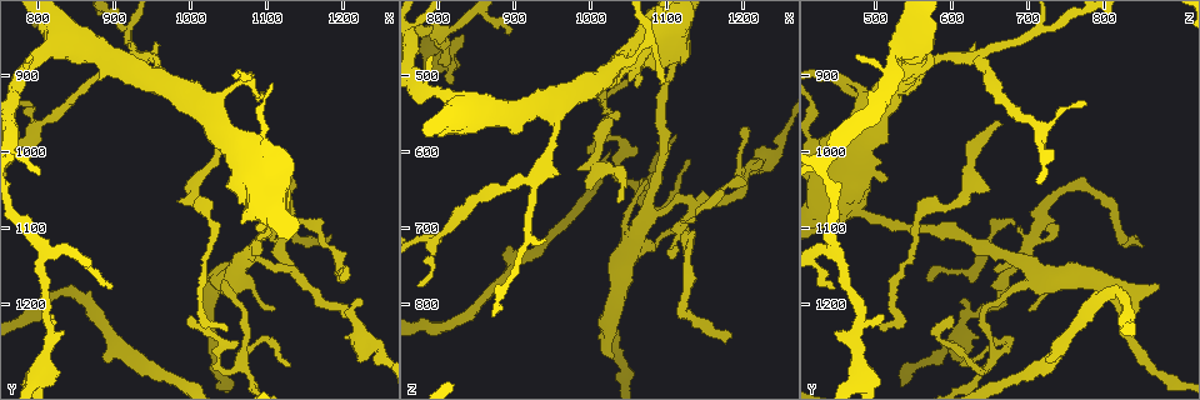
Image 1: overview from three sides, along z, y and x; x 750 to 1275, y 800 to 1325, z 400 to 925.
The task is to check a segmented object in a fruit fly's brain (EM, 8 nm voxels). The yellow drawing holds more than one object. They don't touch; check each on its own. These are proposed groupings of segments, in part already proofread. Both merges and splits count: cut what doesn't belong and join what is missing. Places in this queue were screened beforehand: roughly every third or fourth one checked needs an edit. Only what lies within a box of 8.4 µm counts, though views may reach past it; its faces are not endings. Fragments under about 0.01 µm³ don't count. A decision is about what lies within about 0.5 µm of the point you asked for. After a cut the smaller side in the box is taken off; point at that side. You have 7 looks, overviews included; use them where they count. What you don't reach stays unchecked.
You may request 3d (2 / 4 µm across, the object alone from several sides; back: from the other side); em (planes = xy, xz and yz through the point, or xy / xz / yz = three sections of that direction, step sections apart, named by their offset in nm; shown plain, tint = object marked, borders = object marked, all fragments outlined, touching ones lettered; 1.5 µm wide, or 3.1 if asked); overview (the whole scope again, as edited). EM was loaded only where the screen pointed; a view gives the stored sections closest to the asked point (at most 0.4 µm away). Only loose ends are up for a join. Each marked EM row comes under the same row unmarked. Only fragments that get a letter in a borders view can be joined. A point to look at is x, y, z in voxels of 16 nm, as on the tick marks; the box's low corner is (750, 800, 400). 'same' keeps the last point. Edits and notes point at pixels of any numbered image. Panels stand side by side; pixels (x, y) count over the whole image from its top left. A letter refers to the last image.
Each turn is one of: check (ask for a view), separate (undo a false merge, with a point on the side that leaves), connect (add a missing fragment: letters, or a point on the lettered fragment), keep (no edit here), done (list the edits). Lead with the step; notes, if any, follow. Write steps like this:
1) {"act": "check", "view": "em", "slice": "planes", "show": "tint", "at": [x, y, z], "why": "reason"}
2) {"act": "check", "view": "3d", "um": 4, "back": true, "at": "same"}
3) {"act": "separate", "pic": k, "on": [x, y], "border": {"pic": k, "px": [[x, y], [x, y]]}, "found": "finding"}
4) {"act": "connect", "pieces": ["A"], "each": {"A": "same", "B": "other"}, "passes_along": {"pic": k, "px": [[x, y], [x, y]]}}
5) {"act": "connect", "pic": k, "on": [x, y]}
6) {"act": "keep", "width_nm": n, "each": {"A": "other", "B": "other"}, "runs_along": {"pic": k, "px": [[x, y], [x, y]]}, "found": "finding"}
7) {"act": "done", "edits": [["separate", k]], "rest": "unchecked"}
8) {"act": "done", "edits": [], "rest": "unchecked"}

{"act": "check", "view": "3d", "um": 4, "at": [1035, 965, 665], "why": "branch stops here"}

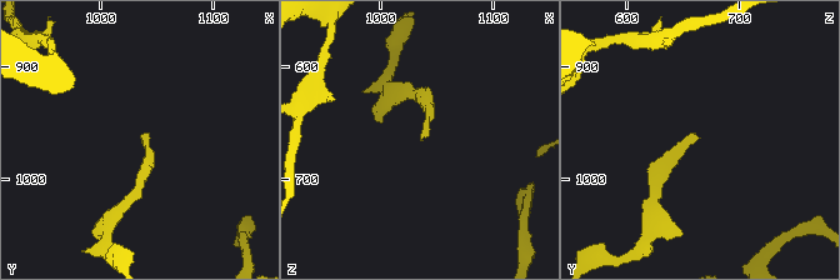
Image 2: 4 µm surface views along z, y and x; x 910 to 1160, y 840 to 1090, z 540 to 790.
{"act": "check", "view": "em", "slice": "planes", "show": "borders", "at": [1034, 962, 668], "why": "need the tissue"}

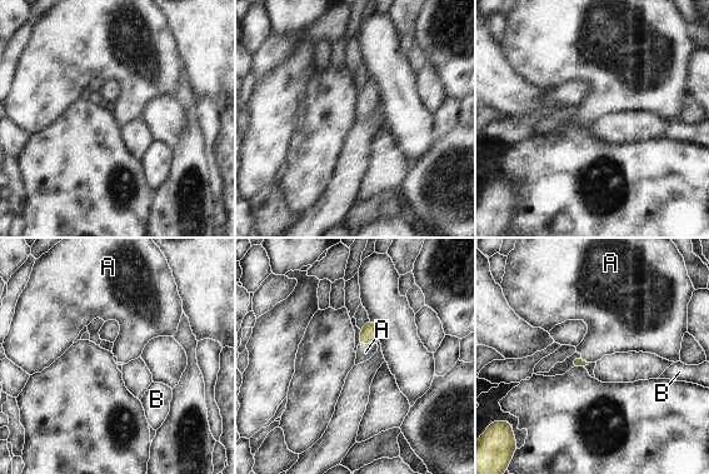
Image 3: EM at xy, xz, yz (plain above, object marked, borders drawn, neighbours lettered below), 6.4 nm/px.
{"act": "connect", "pieces": ["A"], "each": {"A": "same", "B": "other"}, "passes_along": {"pic": 3, "px": [[369, 334], [368, 343], [365, 352]]}, "found": "the neuron continues"}

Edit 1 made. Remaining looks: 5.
{"act": "check", "view": "em", "slice": "planes", "show": "tint", "at": [955, 855, 630], "why": "free end"}

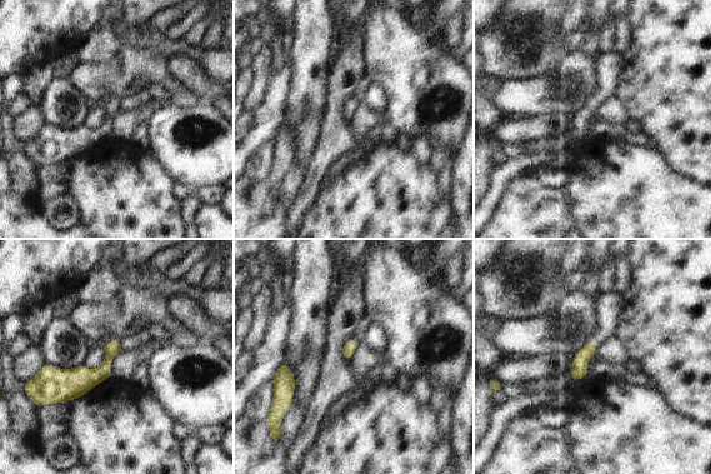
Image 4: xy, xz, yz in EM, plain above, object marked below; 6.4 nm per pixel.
{"act": "check", "view": "em", "slice": "planes", "show": "borders", "at": "same", "why": "what lies round it"}

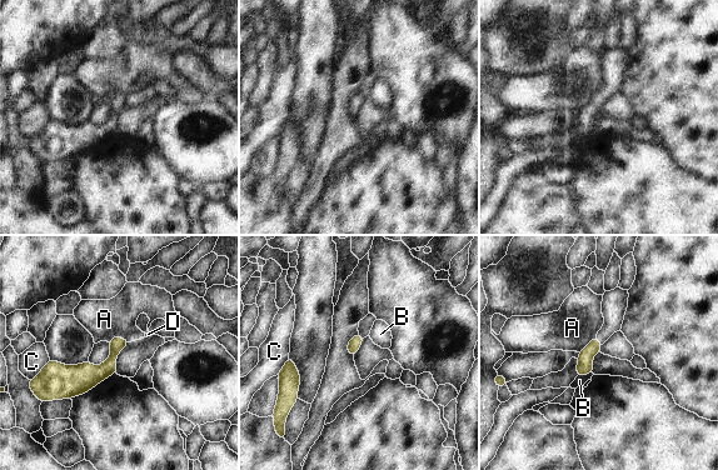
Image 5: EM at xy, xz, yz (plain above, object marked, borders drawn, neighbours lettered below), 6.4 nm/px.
{"act": "keep", "each": {"A": "other", "B": "other", "C": "other", "D": "other"}, "border": {"pic": 5, "px": [[130, 341], [114, 336], [109, 343]]}, "found": "none of them fits"}

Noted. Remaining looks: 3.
{"act": "check", "view": "3d", "um": 2, "at": [1000, 1215, 600], "why": "free end"}

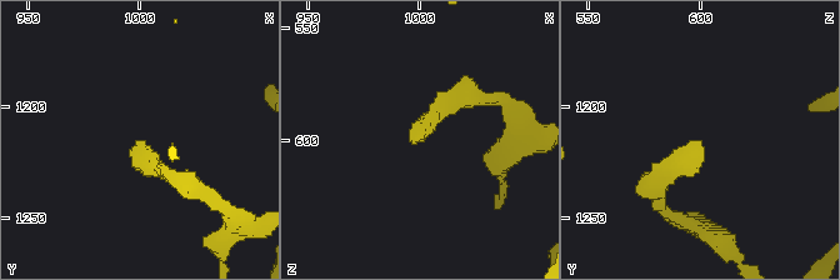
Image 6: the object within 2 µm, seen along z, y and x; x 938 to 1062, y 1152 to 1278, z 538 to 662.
{"act": "check", "view": "em", "slice": "yz", "step": 8, "show": "borders", "at": [997, 1215, 599], "why": "now the EM"}

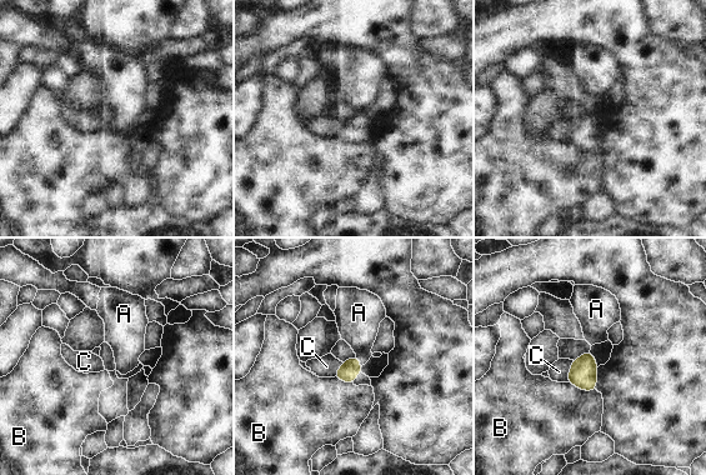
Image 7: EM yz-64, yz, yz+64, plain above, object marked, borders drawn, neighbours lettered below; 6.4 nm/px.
{"act": "check", "view": "em", "slice": "planes", "show": "borders", "at": "same"}

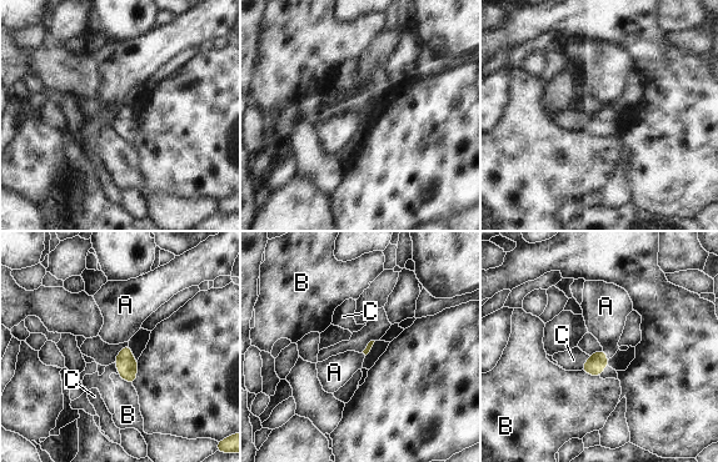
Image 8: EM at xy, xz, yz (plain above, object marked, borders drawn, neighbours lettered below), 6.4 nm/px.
{"act": "keep", "each": {"A": "other", "B": "other", "C": "other"}, "border": {"pic": 8, "px": [[603, 350], [608, 358]]}, "found": "none of them fits"}

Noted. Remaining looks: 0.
{"act": "done", "edits": [["connect", 3]], "rest": "unchecked"}

